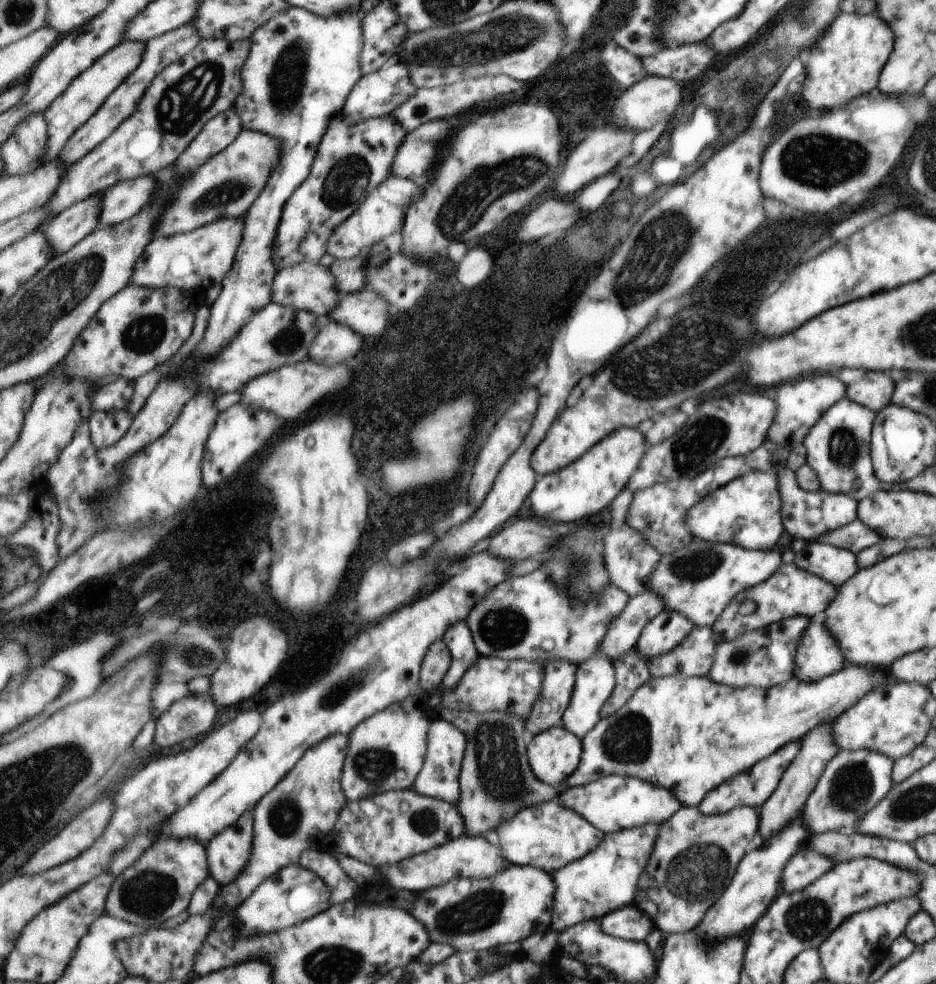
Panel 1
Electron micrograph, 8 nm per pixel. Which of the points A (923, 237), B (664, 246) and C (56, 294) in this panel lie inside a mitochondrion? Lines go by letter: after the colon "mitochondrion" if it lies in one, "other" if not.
A: other
B: mitochondrion
C: mitochondrion

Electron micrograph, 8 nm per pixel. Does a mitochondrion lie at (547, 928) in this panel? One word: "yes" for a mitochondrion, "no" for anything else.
no

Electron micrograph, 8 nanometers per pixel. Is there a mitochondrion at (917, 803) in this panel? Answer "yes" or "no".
yes

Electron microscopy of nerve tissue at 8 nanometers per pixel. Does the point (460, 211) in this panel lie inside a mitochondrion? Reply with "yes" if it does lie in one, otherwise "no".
yes

